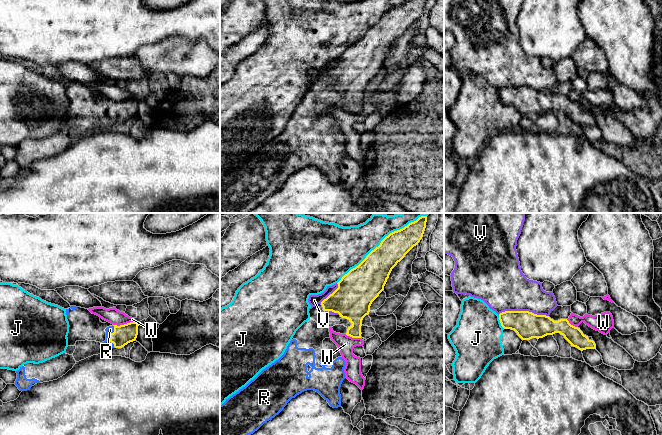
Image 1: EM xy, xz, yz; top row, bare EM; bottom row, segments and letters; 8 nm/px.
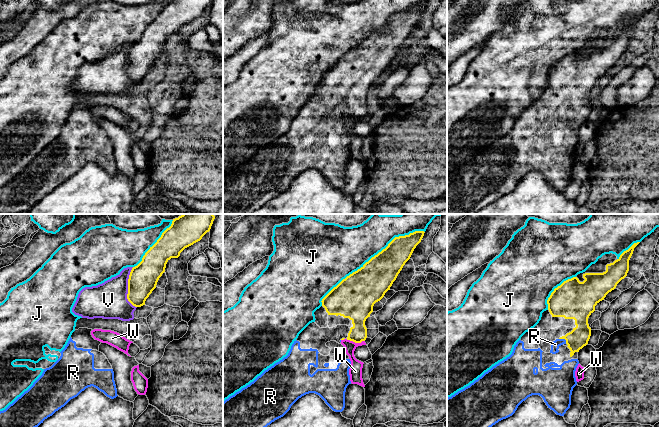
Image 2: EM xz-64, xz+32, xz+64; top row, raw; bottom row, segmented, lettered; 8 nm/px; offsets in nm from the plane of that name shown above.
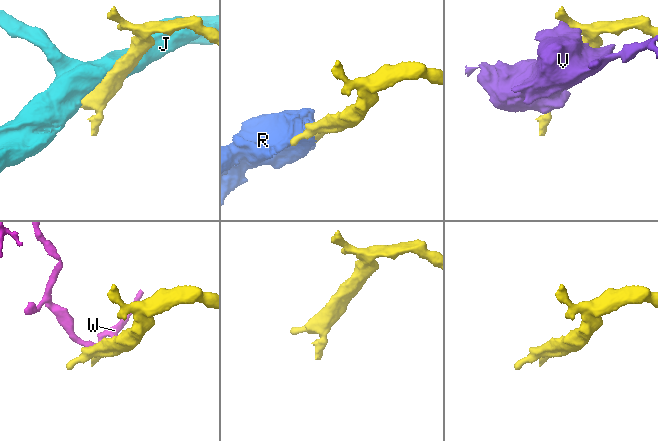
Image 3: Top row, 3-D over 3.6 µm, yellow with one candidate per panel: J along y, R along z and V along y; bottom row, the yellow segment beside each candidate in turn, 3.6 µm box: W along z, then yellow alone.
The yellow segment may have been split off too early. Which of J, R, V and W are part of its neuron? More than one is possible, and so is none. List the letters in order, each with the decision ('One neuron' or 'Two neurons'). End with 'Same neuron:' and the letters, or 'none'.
J: Two neurons
R: One neuron
V: Two neurons
W: Two neurons
Same neuron: R

